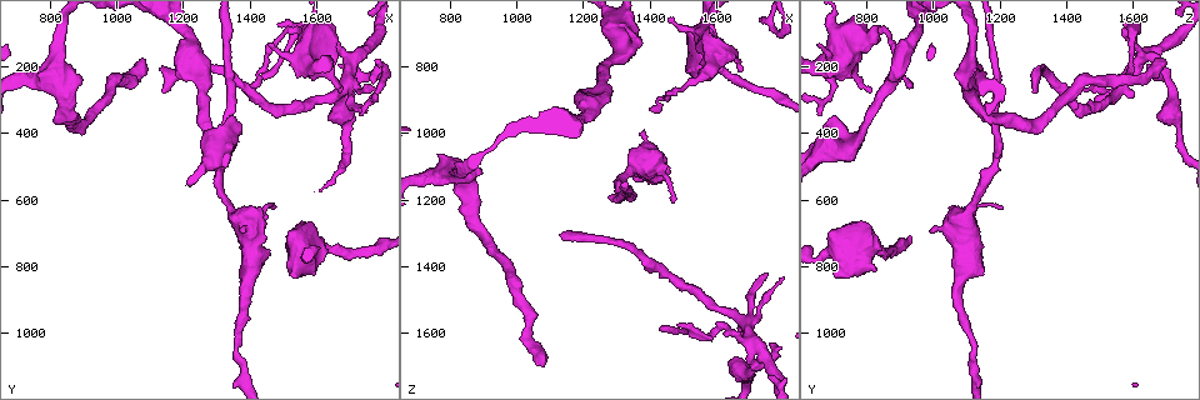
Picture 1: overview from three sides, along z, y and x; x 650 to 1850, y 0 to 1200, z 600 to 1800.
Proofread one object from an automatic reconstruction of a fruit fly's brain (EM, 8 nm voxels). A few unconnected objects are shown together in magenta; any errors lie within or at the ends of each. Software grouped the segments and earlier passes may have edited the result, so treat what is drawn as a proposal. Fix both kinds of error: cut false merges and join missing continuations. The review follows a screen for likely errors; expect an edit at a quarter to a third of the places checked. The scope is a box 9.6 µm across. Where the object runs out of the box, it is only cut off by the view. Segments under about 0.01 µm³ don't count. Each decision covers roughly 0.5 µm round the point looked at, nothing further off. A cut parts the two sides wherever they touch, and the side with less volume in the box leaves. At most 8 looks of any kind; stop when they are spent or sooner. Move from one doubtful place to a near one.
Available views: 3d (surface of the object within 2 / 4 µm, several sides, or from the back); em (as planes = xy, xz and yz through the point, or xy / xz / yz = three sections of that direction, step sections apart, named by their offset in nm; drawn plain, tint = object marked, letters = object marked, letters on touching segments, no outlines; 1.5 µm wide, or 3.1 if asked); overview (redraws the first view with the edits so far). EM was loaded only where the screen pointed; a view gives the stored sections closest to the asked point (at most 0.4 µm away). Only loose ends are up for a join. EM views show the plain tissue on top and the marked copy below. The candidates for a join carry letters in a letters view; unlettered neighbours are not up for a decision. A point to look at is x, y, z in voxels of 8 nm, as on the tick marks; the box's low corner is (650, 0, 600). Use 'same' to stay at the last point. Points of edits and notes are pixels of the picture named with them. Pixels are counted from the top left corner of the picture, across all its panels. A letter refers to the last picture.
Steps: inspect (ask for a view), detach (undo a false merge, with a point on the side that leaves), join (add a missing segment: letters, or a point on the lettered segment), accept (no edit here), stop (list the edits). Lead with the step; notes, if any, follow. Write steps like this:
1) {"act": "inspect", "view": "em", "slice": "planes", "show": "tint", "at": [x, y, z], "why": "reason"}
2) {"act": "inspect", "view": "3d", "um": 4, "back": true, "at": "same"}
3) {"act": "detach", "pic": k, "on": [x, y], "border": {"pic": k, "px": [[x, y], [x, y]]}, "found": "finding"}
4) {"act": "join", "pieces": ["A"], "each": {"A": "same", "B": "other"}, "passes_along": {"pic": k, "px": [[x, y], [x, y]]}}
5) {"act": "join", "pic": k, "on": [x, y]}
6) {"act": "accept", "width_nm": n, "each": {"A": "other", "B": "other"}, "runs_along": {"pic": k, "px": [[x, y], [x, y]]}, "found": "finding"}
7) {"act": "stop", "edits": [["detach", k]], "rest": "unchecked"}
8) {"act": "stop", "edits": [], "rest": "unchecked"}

{"act": "inspect", "view": "em", "slice": "planes", "show": "letters", "at": [1690, 250, 1570], "why": "thick turns thin"}

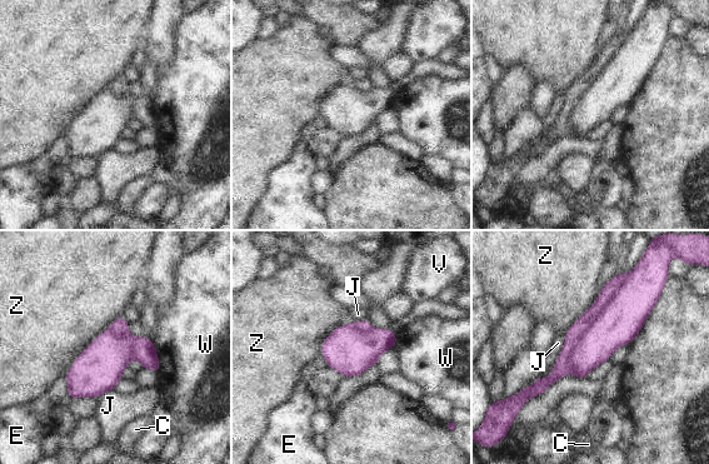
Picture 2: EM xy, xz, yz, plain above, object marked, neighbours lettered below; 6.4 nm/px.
{"act": "detach", "pic": 2, "on": [575, 332], "each": {"C": "other", "E": "other", "J": "other", "V": "other", "W": "other", "Z": "other"}, "border": {"pic": 2, "px": [[630, 273], [573, 348], [568, 370]]}, "found": "two cells meet here"}

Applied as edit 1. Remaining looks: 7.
{"act": "inspect", "view": "overview"}

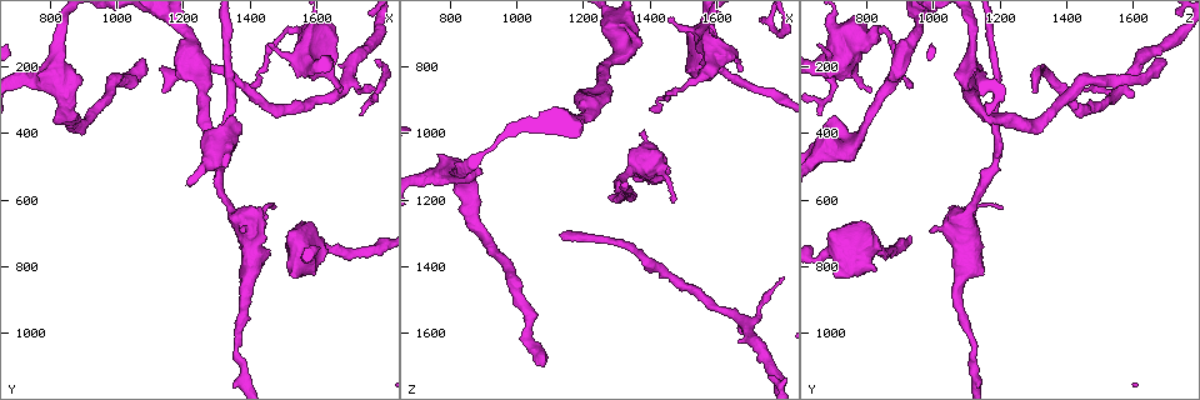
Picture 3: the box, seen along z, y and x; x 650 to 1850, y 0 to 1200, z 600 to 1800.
{"act": "inspect", "view": "3d", "um": 2, "back": true, "at": [1080, 190, 1690], "why": "free end"}

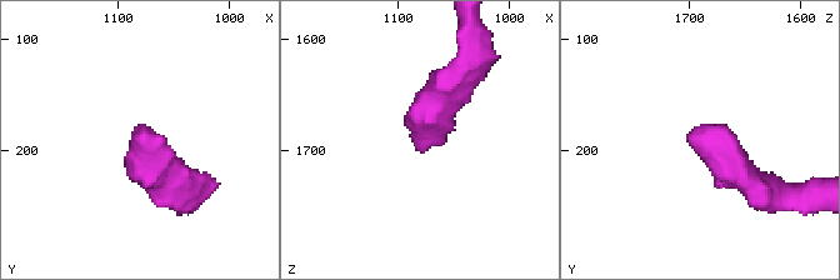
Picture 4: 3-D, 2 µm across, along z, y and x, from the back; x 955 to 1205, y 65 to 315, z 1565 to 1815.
{"act": "inspect", "view": "em", "slice": "planes", "show": "tint", "at": [1080, 182, 1702]}

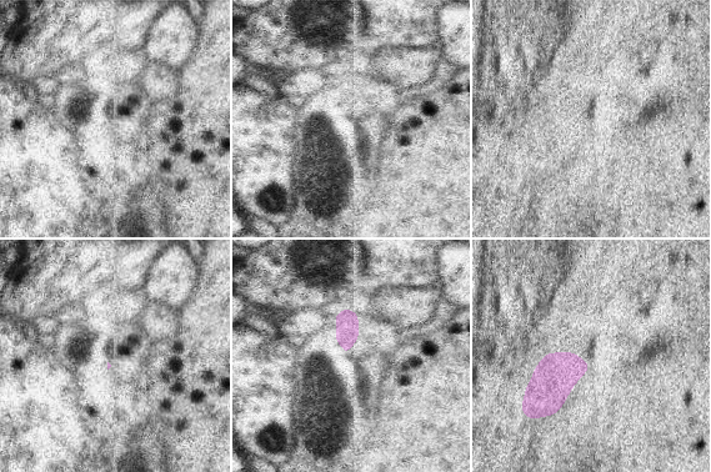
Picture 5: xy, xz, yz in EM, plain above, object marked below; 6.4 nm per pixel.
{"act": "inspect", "view": "em", "slice": "planes", "show": "letters", "at": "same", "why": "what lies round it"}

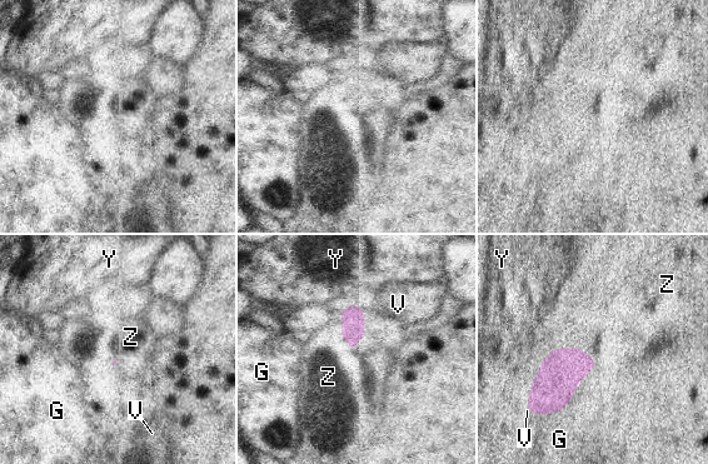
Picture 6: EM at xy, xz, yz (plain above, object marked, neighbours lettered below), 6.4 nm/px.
{"act": "join", "pieces": ["Z"], "each": {"G": "other", "V": "other", "Y": "other", "Z": "same"}, "passes_along": {"pic": 6, "px": [[352, 317], [358, 340], [362, 368]]}, "found": "the cell continues"}

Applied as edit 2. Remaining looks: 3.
{"act": "inspect", "view": "em", "slice": "yz", "step": 4, "show": "letters", "at": [1140, 280, 1300], "why": "end of a long branch"}

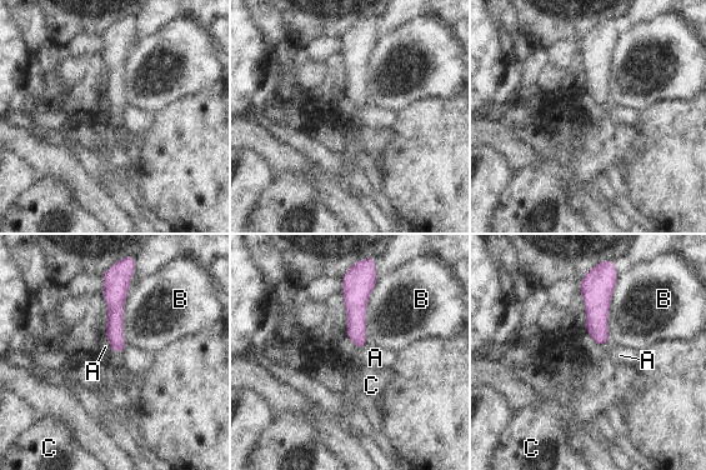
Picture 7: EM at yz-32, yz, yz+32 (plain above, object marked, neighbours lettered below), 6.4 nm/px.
{"act": "inspect", "view": "em", "slice": "xz", "step": 8, "show": "letters", "at": "same", "why": "another direction"}

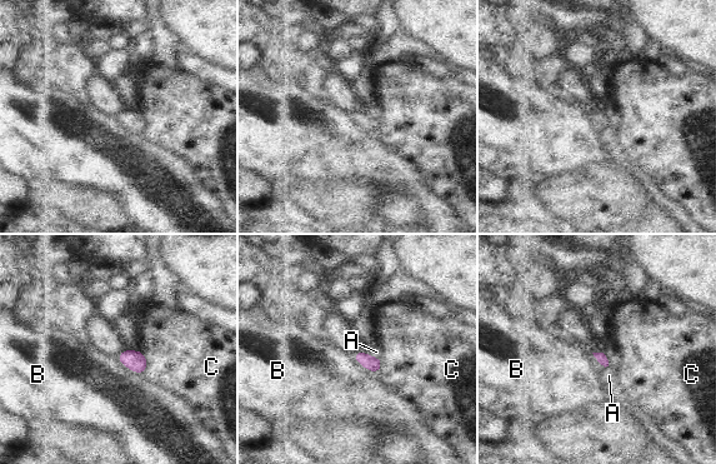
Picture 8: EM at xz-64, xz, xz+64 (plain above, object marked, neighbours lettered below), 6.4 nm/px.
{"act": "accept", "longest_contact_nm": ["B", 220], "each": {"A": "other", "B": "other", "C": "other"}, "found": "no lettered segment goes on from it"}

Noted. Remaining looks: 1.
{"act": "stop", "edits": [["detach", 2], ["join", 6]], "rest": "unchecked"}

